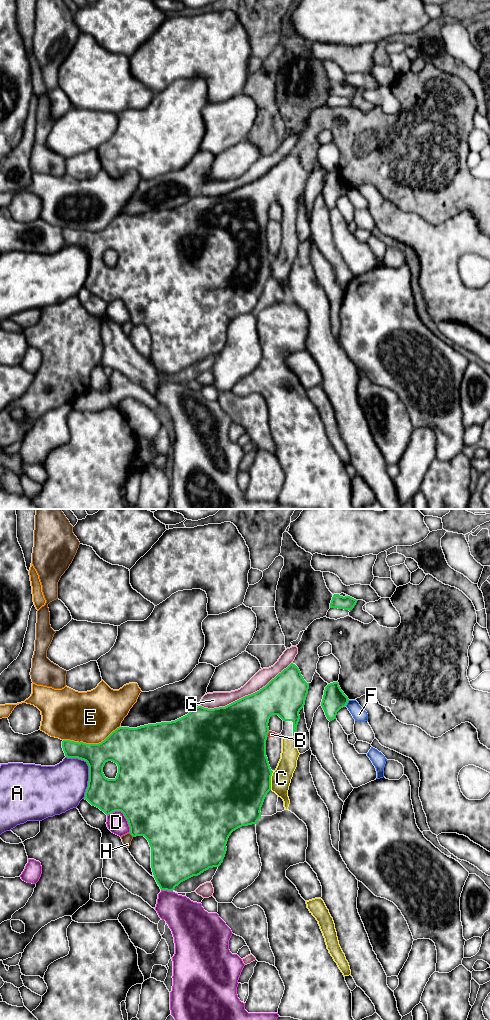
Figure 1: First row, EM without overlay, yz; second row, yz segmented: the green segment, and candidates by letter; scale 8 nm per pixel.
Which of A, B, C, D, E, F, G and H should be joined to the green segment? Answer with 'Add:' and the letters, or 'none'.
Add: C

